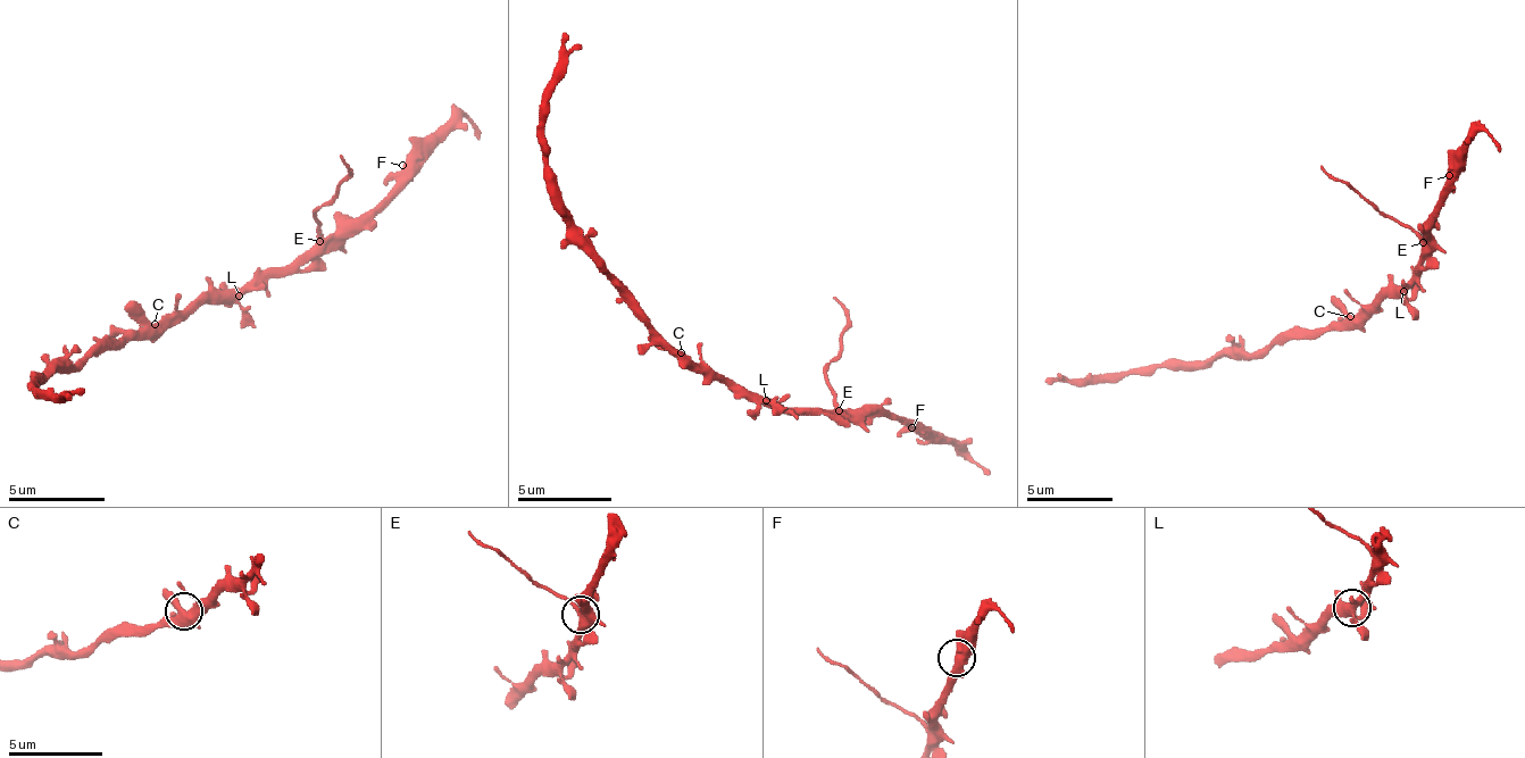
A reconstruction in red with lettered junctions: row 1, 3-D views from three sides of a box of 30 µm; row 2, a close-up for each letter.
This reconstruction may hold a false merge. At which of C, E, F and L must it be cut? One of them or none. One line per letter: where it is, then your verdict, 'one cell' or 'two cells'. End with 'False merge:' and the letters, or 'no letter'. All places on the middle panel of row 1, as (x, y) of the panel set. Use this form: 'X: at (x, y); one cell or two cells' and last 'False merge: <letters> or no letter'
C: at (681, 352); one cell
E: at (839, 410); two cells
F: at (911, 427); one cell
L: at (766, 400); one cell
False merge: E

